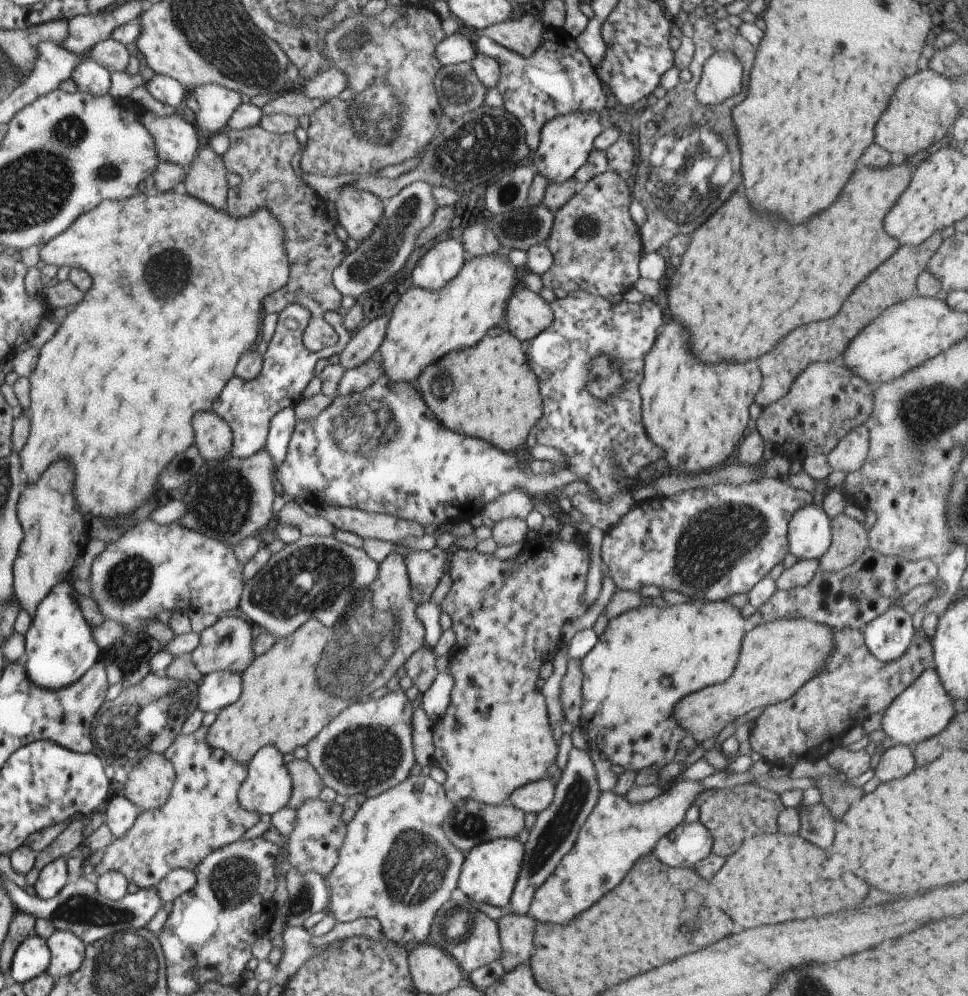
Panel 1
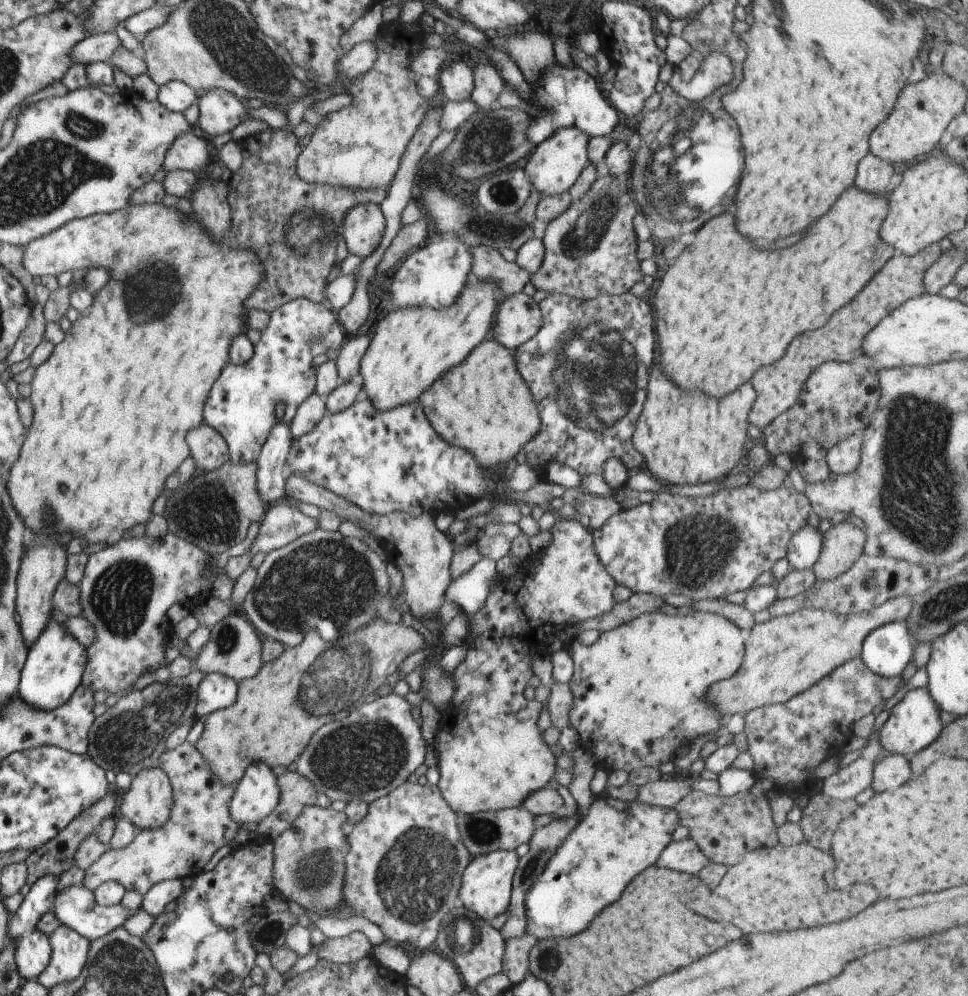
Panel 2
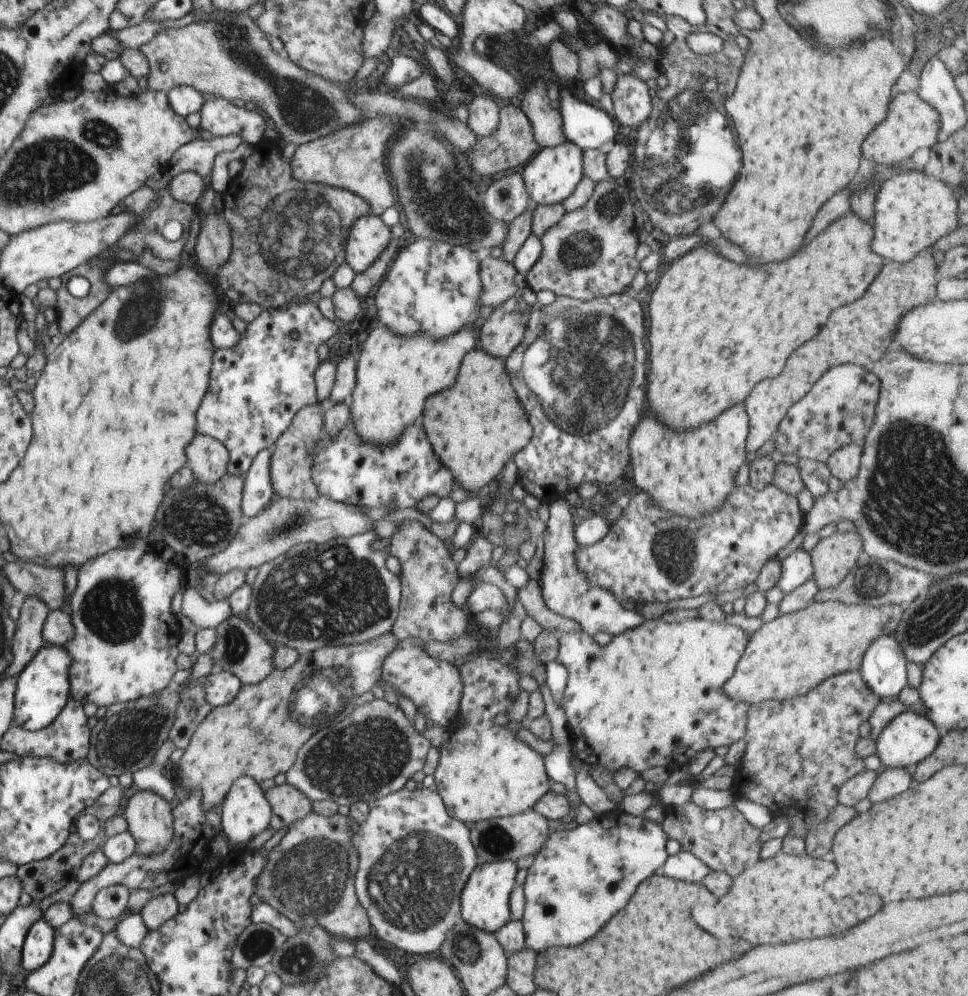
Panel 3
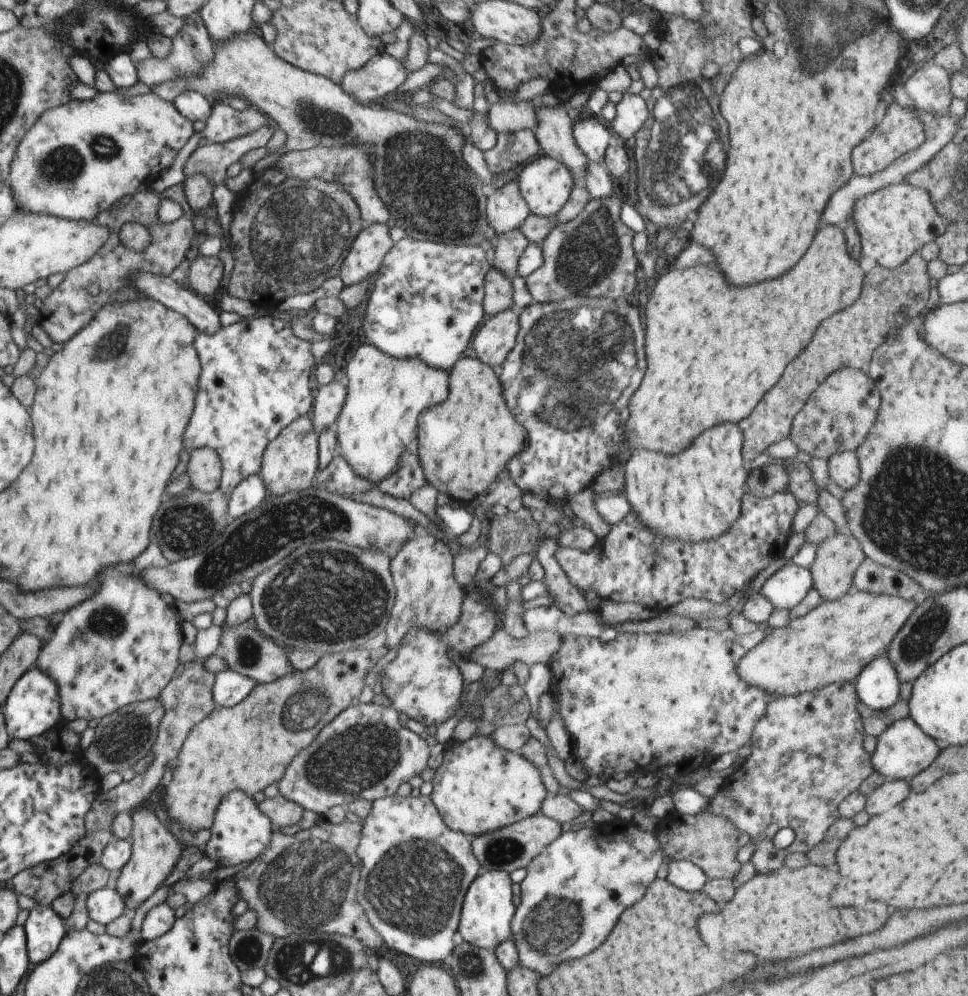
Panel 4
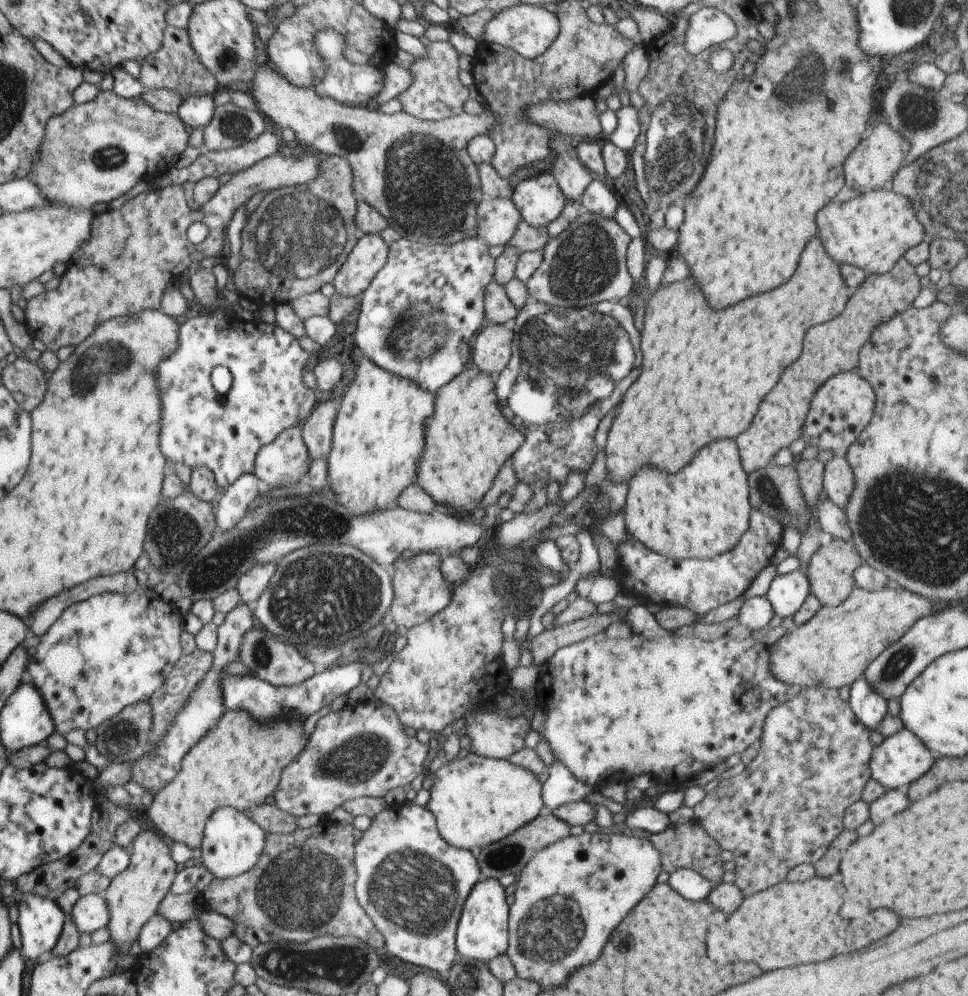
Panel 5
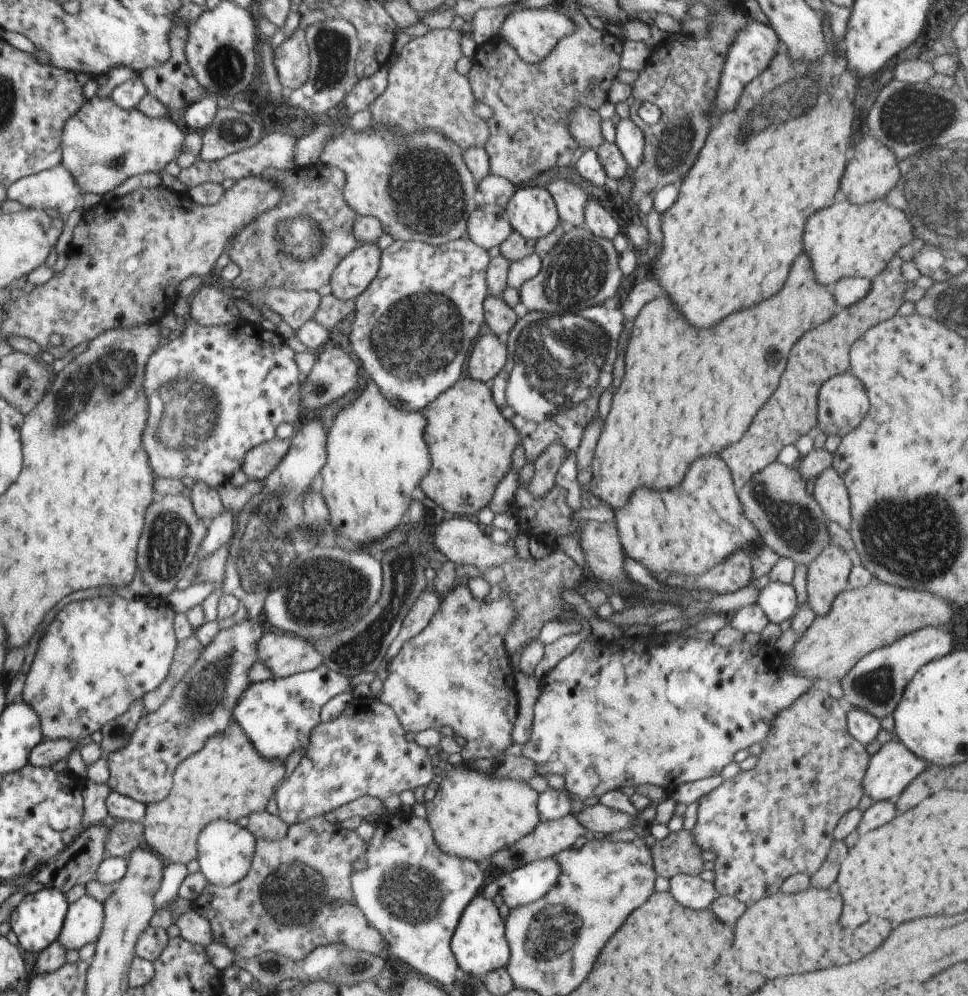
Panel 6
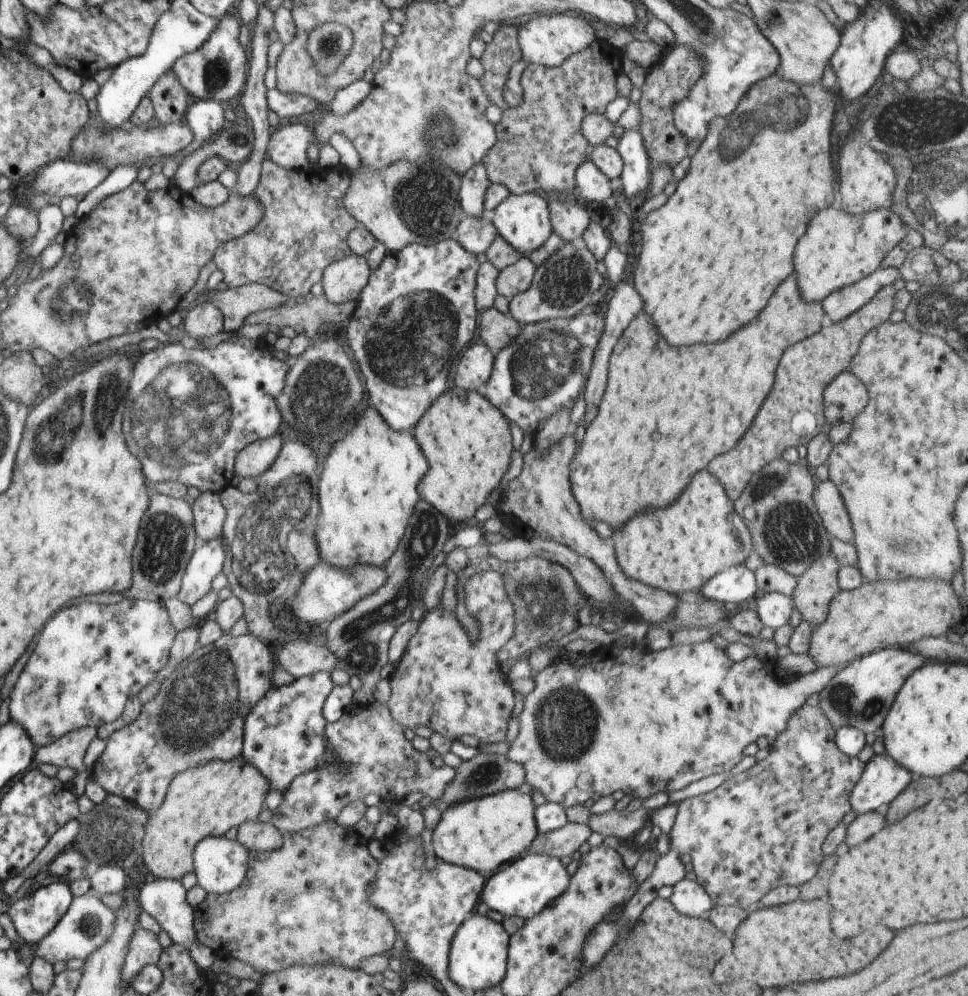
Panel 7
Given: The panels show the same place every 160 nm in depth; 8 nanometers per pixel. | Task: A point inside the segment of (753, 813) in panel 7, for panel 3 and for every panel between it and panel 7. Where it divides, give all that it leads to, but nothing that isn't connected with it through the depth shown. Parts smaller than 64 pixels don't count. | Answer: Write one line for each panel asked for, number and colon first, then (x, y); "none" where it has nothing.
3: (799, 752)
4: (807, 755)
5: (786, 807)
6: (777, 819)

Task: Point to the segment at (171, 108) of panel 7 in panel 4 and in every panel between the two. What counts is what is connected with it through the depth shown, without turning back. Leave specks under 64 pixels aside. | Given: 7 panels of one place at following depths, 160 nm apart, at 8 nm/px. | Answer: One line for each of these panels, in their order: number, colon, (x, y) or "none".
4: (191, 49)
5: (175, 66)
6: (173, 83)

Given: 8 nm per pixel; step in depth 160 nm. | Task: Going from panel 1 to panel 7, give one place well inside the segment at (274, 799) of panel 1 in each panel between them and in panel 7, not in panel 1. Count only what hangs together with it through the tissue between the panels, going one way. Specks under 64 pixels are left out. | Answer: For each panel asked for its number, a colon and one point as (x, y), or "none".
2: (258, 793)
3: (246, 812)
4: (240, 832)
5: (232, 844)
6: (225, 850)
7: (220, 864)

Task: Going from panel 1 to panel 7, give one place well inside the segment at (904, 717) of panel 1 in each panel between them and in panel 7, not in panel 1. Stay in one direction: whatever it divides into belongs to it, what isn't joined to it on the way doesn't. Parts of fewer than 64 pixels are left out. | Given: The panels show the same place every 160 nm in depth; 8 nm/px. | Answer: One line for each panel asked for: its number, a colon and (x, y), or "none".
2: (914, 723)
3: (909, 738)
4: (903, 749)
5: (901, 759)
6: (891, 769)
7: (883, 779)

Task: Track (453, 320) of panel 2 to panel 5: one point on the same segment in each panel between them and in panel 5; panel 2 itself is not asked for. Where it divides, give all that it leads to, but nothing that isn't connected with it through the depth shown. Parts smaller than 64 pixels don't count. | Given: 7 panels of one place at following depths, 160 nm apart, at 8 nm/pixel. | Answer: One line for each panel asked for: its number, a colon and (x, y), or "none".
3: (395, 374)
4: (379, 420)
5: (378, 434)

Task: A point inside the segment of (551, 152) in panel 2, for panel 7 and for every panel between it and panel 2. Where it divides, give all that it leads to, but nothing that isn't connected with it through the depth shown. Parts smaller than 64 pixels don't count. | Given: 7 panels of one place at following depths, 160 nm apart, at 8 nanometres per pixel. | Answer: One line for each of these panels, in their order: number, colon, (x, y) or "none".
3: (551, 175)
4: (546, 183)
5: (539, 200)
6: (532, 211)
7: (523, 220)

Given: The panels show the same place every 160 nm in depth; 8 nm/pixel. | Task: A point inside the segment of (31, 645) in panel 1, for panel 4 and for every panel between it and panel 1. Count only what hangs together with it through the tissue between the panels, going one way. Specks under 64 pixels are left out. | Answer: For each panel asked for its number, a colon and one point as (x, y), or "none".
2: (55, 663)
3: (42, 691)
4: (33, 706)

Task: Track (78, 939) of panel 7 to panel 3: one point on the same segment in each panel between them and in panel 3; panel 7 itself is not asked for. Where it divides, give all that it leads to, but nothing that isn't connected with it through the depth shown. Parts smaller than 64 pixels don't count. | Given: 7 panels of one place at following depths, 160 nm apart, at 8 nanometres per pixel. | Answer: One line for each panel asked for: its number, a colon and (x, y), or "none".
3: (110, 902)
4: (104, 905)
5: (90, 913)
6: (83, 923)

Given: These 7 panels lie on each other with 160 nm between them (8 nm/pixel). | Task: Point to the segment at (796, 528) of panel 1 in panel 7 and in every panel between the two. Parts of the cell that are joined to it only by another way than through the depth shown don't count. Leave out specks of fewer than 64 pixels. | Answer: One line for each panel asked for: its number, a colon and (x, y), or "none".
2: (804, 548)
3: (797, 568)
4: (789, 585)
5: (786, 594)
6: (778, 600)
7: (774, 609)

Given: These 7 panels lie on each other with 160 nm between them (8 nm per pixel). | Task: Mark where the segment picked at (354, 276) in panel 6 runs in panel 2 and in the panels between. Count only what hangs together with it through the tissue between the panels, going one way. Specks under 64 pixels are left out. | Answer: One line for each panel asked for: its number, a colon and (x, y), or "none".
2: (363, 227)
3: (369, 236)
4: (372, 244)
5: (369, 256)

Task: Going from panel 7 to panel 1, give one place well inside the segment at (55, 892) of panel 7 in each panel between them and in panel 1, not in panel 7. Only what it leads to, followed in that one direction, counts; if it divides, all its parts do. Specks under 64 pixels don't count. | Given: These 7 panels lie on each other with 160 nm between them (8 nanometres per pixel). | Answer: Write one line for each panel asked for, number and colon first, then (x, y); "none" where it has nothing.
1: (33, 957)
2: (32, 954)
3: (38, 945)
4: (44, 929)
5: (41, 921)
6: (37, 921)

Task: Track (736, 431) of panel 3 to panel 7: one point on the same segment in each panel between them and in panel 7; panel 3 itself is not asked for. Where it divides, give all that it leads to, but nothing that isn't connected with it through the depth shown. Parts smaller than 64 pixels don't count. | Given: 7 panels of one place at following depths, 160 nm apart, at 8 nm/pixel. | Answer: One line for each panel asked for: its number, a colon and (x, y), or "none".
4: (695, 498)
5: (702, 511)
6: (687, 530)
7: (678, 548)

